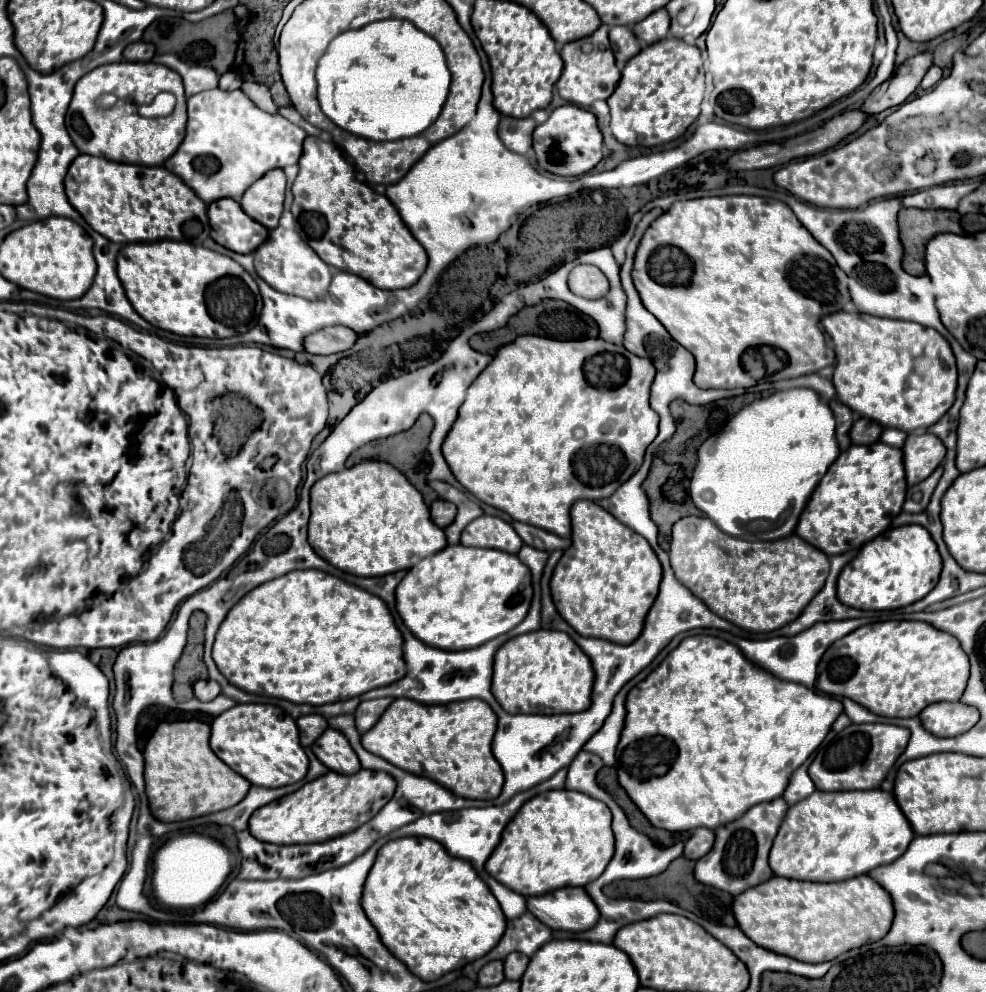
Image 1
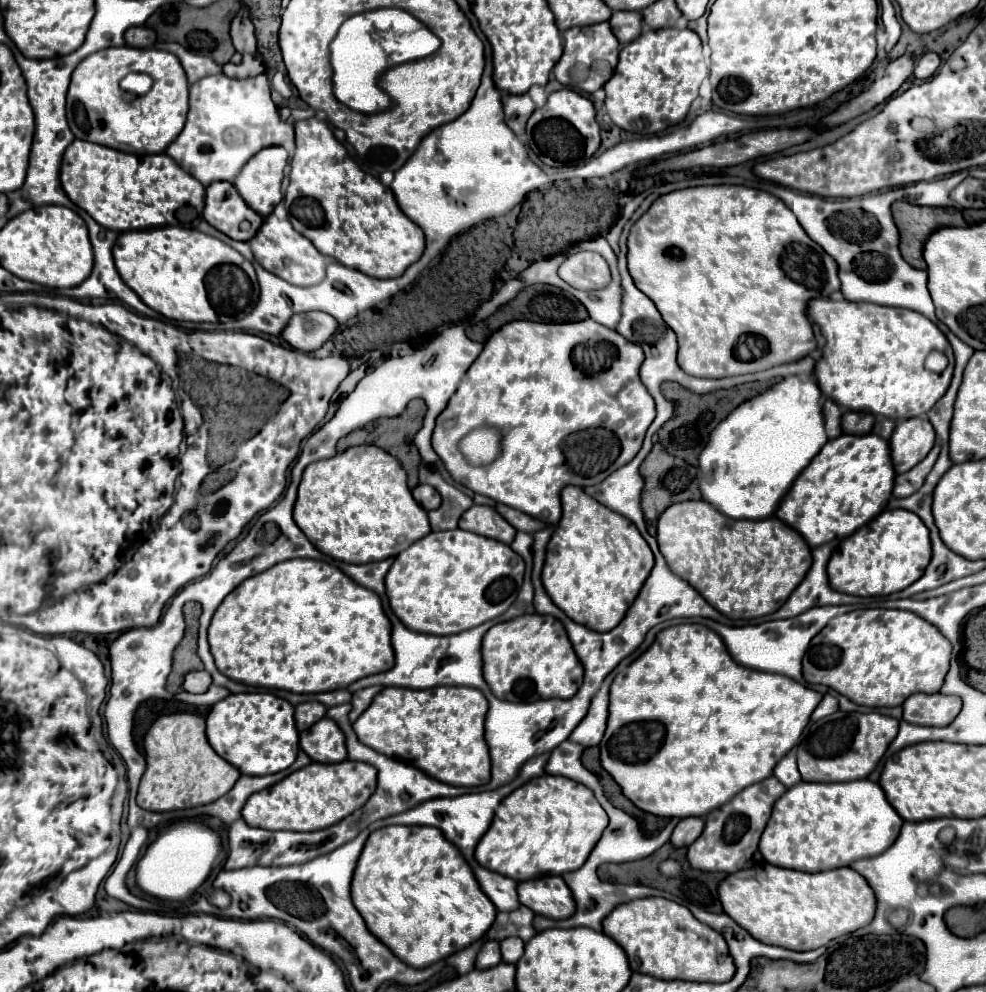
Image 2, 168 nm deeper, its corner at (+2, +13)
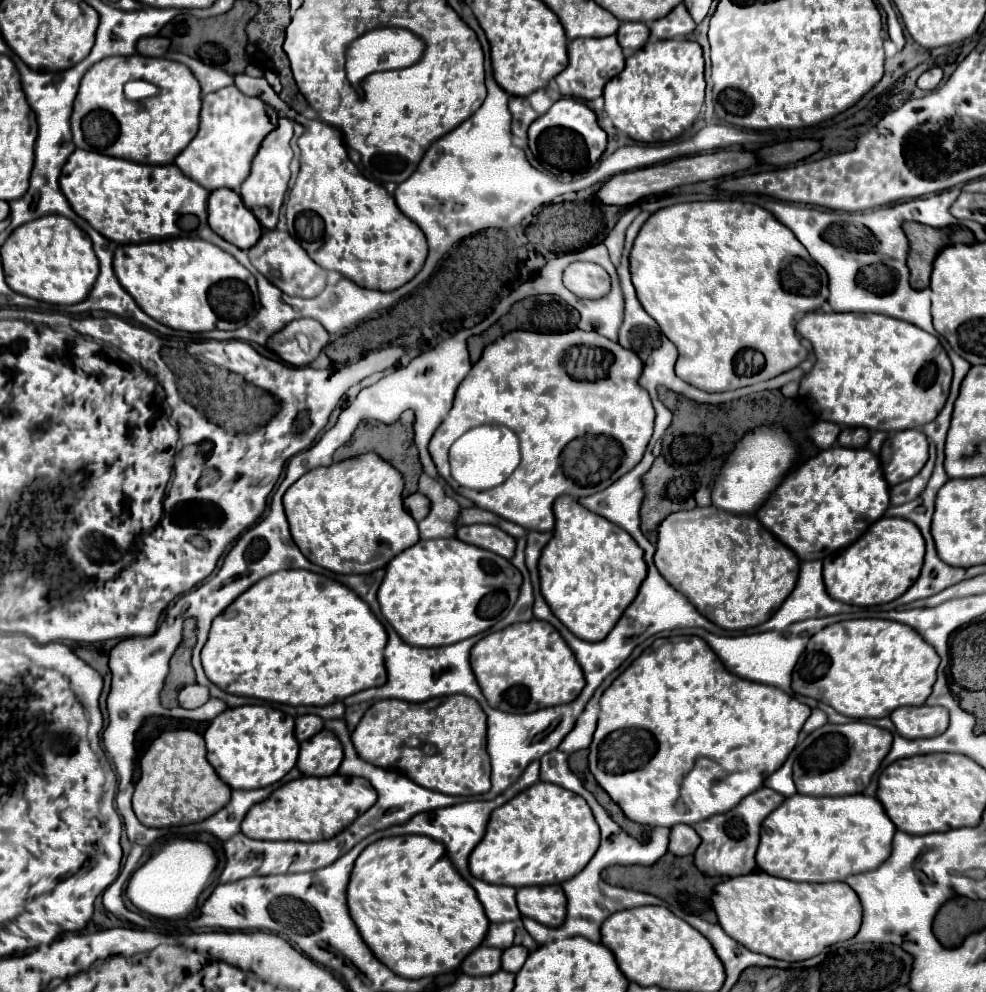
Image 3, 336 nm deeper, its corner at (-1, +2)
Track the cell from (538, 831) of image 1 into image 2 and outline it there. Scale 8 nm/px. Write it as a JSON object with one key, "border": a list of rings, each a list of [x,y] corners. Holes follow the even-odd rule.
{"border":[[[541,775],[507,795],[489,831],[477,843],[475,859],[515,881],[529,881],[541,875],[563,875],[581,867],[607,829],[607,813],[597,803],[593,791],[573,779]]]}

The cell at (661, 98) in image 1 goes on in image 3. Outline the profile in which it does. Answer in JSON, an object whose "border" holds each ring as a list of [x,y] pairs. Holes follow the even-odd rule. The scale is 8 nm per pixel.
{"border":[[[690,40],[644,44],[626,60],[626,68],[604,88],[604,110],[614,126],[638,142],[670,142],[692,126],[704,104],[702,48]]]}

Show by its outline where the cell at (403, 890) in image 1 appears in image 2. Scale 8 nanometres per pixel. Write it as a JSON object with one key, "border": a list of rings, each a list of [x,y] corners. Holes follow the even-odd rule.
{"border":[[[389,825],[373,831],[353,875],[351,899],[369,931],[411,967],[429,967],[469,947],[497,915],[461,851],[437,827]]]}

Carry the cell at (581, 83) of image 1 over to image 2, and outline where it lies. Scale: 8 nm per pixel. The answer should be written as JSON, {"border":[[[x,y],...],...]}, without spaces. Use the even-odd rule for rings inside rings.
{"border":[[[607,21],[587,27],[573,27],[563,33],[563,57],[555,65],[553,73],[557,81],[565,87],[579,89],[583,93],[595,93],[601,89],[613,75],[619,59],[619,41],[611,33]]]}

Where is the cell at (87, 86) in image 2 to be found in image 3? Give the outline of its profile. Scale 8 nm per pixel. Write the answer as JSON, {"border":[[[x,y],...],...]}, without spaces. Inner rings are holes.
{"border":[[[140,54],[110,56],[94,64],[82,78],[72,112],[74,144],[82,150],[140,164],[172,164],[196,136],[200,108],[200,82],[188,66],[168,58],[146,58]],[[128,80],[152,82],[160,92],[142,102],[126,100],[124,84]]]}

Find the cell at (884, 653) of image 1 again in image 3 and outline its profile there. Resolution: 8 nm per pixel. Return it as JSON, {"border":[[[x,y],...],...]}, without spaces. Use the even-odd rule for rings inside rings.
{"border":[[[842,620],[816,632],[806,650],[802,652],[794,672],[792,690],[802,696],[810,696],[818,702],[832,706],[836,712],[850,718],[884,718],[900,706],[922,706],[936,682],[936,668],[940,656],[916,634],[912,628],[892,620]]]}

